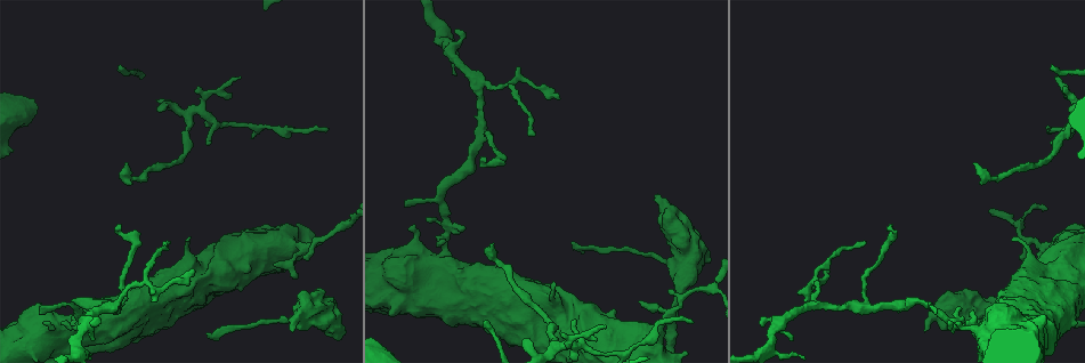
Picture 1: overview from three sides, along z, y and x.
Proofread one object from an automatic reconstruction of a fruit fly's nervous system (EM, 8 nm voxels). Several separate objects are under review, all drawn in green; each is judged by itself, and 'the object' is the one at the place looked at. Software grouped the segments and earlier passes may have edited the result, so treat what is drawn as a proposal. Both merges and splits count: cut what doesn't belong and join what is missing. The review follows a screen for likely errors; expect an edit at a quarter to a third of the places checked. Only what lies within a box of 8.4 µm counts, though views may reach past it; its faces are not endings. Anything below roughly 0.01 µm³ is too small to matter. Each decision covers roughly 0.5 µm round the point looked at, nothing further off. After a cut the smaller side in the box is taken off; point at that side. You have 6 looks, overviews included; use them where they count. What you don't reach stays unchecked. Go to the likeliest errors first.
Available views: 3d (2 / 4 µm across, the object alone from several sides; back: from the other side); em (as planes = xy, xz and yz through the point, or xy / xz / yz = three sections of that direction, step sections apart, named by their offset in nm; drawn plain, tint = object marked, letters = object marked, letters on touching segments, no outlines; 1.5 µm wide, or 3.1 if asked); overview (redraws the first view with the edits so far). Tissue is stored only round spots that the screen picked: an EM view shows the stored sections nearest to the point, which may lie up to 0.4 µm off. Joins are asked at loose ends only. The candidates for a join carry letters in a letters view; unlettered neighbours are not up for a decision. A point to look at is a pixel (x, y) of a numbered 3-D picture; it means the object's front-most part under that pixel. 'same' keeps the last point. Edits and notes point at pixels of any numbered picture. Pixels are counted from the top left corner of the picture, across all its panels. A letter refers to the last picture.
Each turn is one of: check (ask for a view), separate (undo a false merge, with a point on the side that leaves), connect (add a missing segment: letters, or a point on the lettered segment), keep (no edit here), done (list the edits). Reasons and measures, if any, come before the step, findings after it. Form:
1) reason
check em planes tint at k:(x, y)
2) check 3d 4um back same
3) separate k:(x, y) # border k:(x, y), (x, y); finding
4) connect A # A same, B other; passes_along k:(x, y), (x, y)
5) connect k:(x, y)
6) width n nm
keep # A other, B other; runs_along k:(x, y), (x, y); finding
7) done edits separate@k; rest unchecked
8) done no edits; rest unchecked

branch stops here
check em xy step 8 letters at 1:(482, 158)

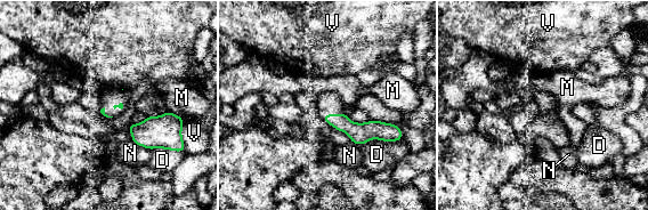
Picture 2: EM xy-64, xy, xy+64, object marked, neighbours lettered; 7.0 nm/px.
longest_contact D 260 nm
keep # D other, M other, N other, V other; runs_along 2:(326, 116), (351, 129), (390, 127); no lettered segment goes on from it

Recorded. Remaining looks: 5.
tapers out
check em yz step 4 letters at 1:(693, 322)

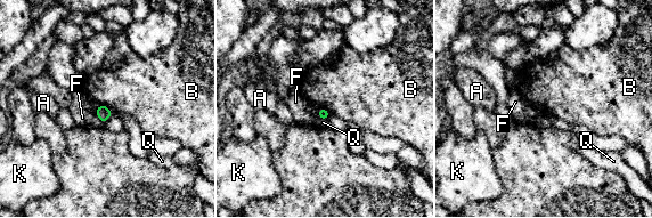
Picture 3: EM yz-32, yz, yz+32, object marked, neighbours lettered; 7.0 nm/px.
another direction
check em planes letters same

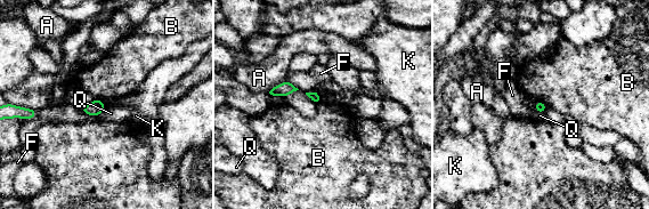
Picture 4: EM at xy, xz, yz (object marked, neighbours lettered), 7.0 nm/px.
longest_contact A 190 nm
keep # A other, B other, F other, K other, Q other; no lettered segment goes on from it

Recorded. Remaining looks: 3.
arms part here
check 3d 2um at 1:(813, 303)

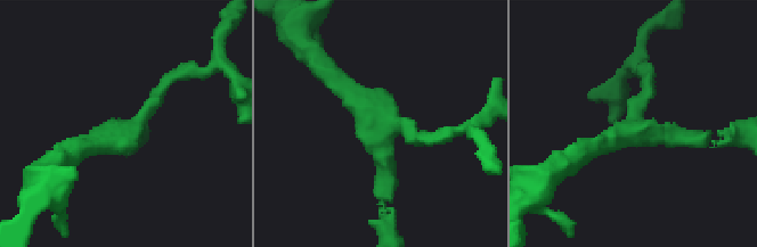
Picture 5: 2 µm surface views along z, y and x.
arms 3
check em planes letters at 5:(122, 129)

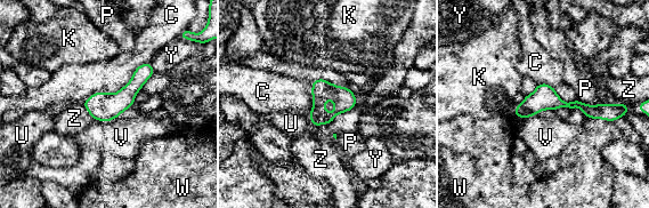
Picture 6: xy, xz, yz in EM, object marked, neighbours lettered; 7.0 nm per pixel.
longest_contact C 550 nm
keep # C other, K other, P other, U other, V other, W other, Y other, Z other; border 6:(149, 62), (116, 92), (82, 103); continuous, no second neuron

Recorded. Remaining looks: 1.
done no edits; rest unchecked

